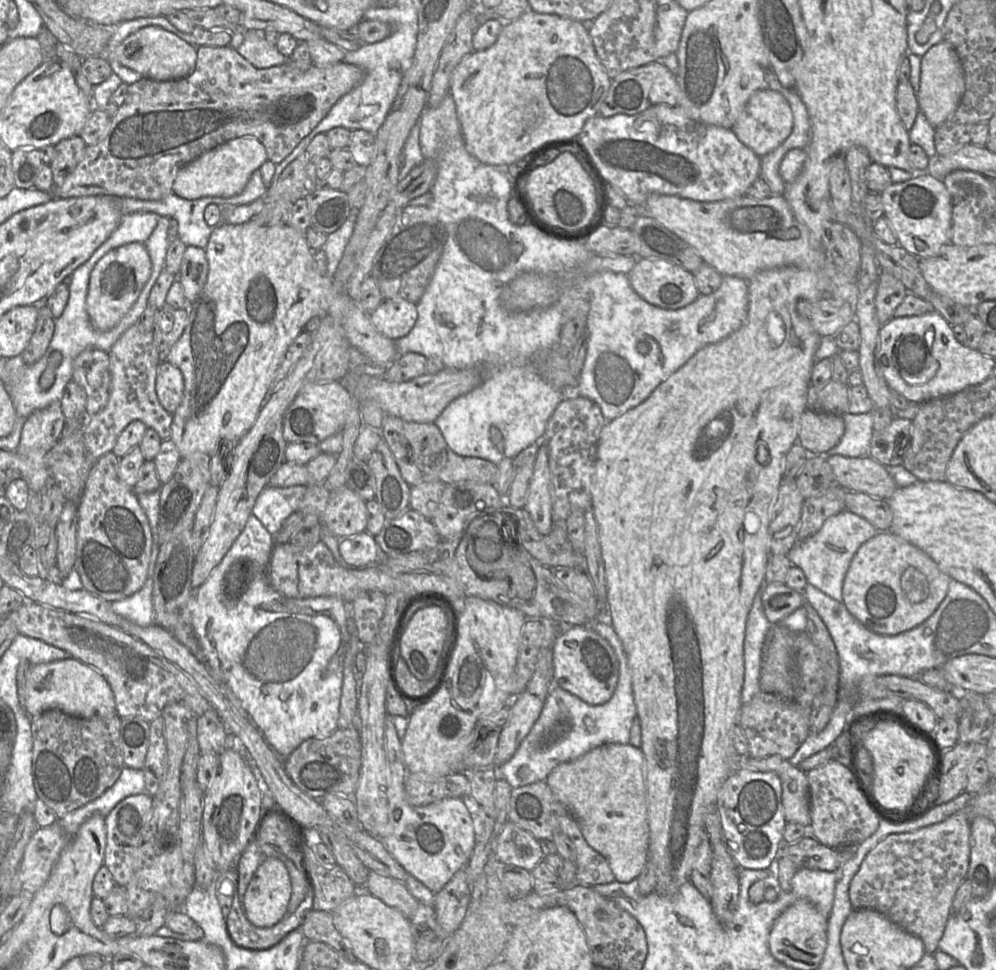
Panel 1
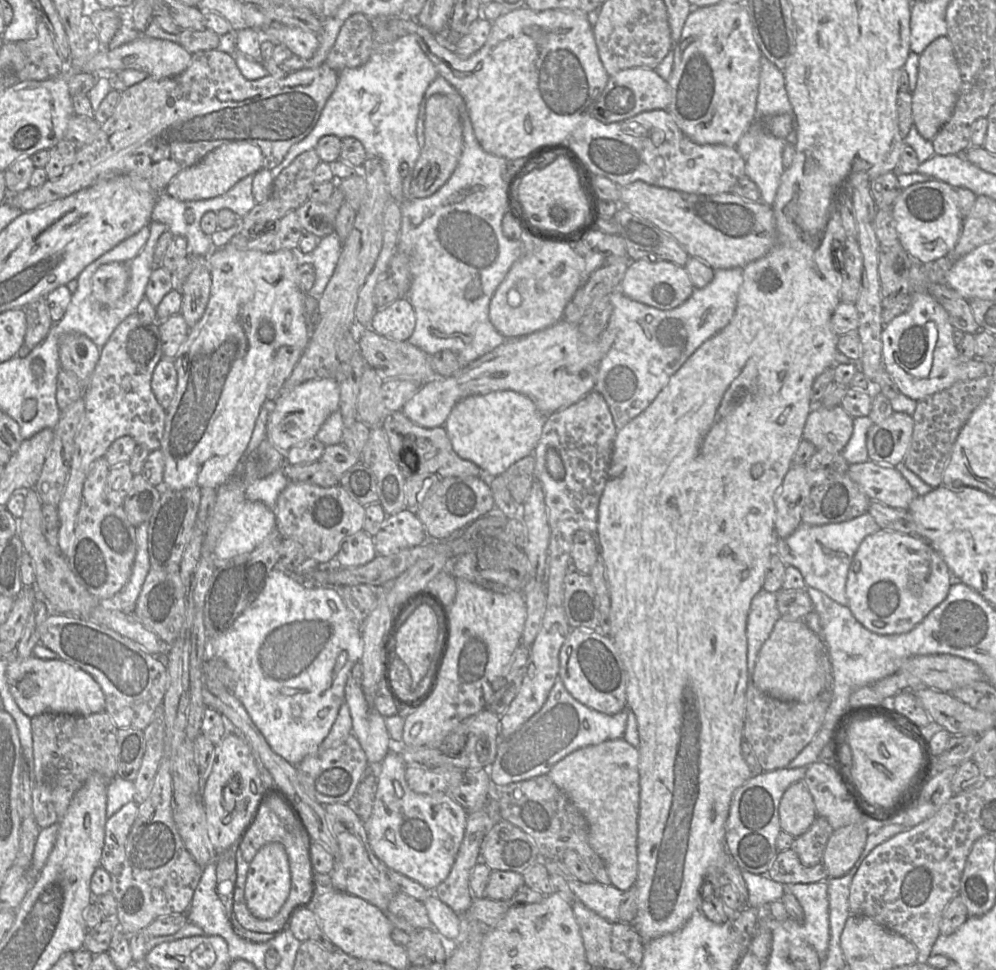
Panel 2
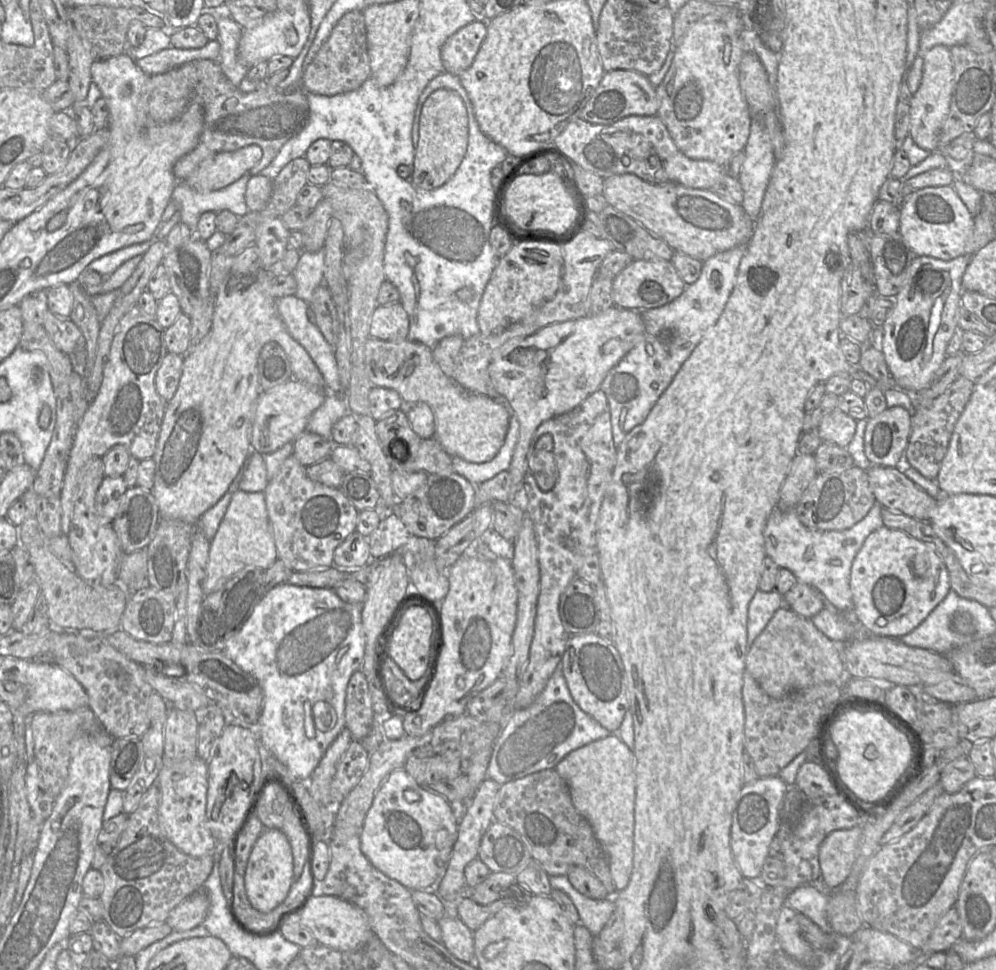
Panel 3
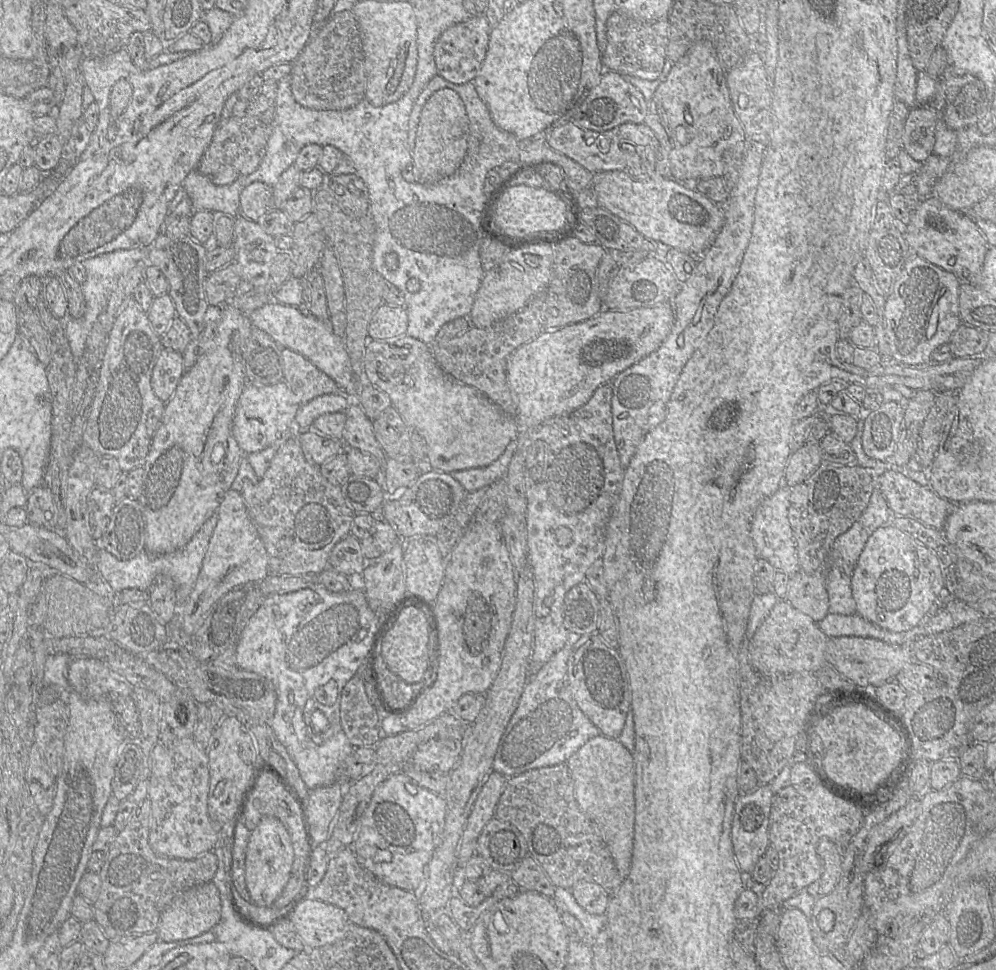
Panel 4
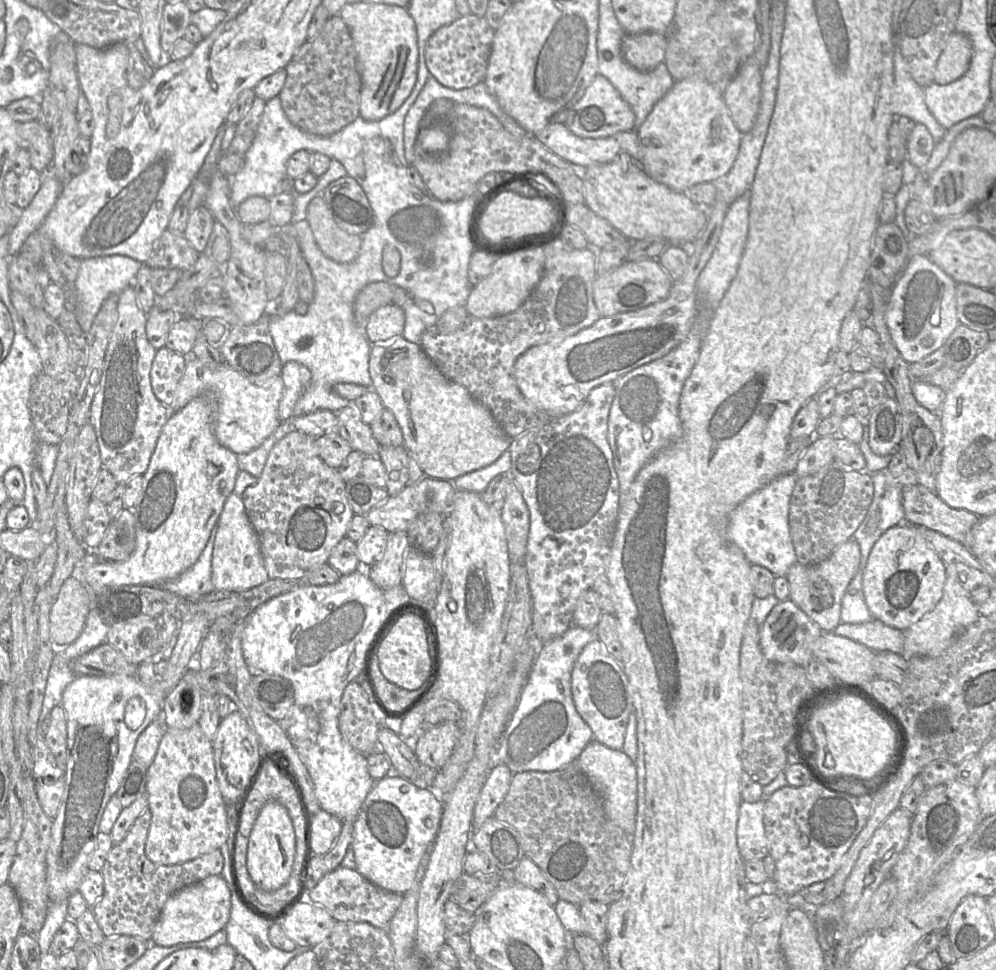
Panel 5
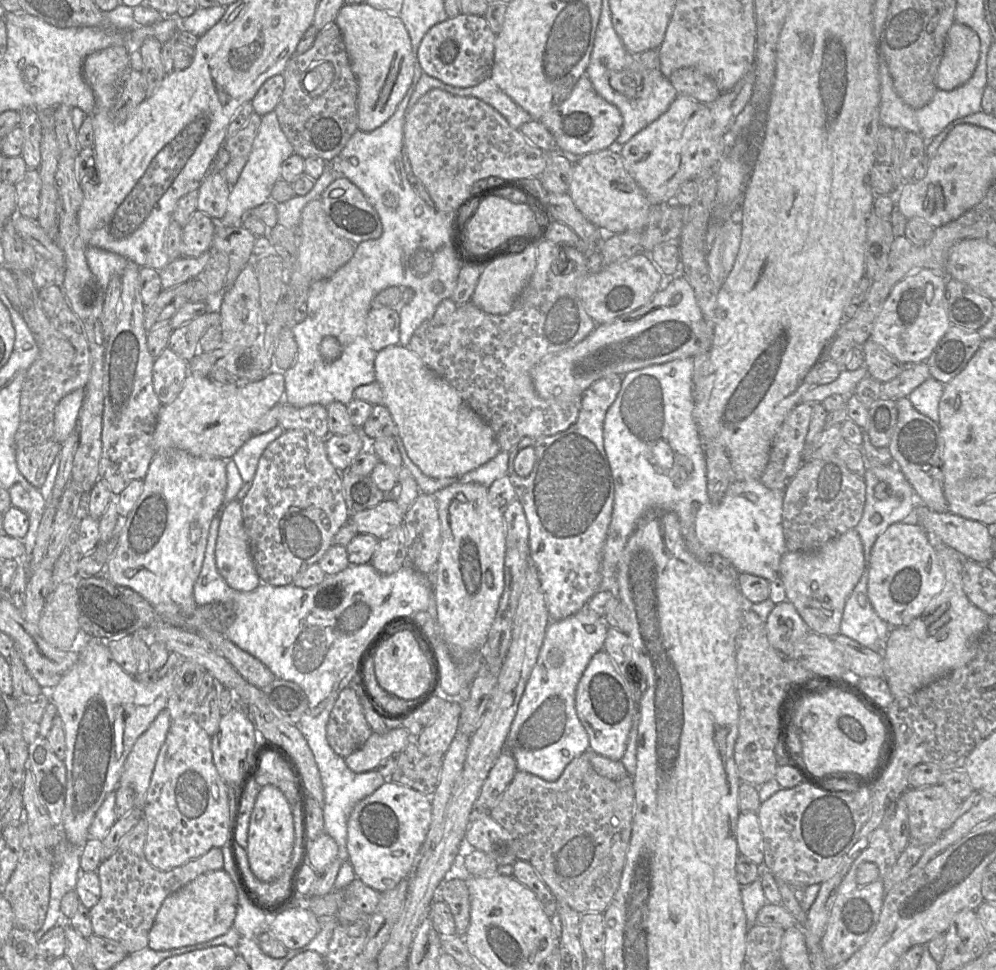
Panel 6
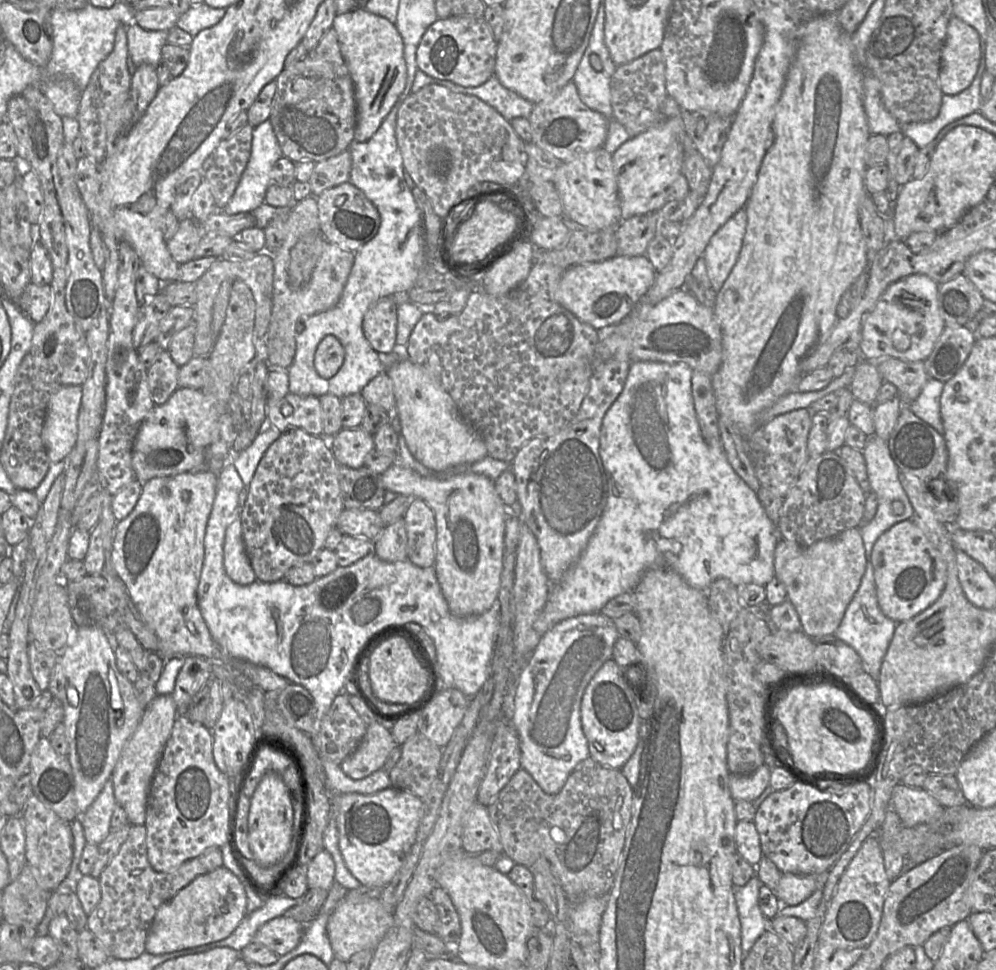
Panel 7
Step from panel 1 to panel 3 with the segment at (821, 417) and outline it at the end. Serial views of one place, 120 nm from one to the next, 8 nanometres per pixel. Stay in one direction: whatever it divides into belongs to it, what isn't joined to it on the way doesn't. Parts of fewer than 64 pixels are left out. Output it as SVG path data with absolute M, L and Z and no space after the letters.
M838 408L824 416L816 431L822 441L846 448L853 439L857 422Z

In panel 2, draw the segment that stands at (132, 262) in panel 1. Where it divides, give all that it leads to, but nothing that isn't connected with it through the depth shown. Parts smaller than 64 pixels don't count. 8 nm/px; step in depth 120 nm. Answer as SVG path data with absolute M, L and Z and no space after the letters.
M127 263L101 265L92 276L92 293L102 305L115 305L125 294L130 273Z

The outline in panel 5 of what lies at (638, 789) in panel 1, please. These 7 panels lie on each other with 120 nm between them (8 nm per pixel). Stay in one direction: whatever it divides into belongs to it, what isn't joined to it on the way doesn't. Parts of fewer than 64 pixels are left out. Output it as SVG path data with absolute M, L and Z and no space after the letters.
M593 739L576 760L593 787L603 798L604 810L609 820L633 836L637 815L636 764L623 751L615 750Z

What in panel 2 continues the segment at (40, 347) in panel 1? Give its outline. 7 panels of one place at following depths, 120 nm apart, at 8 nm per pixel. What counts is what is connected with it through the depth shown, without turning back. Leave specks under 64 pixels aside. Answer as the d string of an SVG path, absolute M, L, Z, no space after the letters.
M39 297L22 308L27 320L24 344L34 349L45 339L54 323L50 316L46 297Z

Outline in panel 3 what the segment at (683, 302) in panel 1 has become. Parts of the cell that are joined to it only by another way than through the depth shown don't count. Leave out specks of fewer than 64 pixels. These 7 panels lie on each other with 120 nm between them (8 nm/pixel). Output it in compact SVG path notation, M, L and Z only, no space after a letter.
M633 260L613 280L612 297L615 306L630 310L661 307L684 291L686 284L670 260Z

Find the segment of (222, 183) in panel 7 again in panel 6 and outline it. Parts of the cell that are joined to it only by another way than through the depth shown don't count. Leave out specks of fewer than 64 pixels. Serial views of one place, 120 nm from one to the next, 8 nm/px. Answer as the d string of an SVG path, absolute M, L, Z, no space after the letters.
M253 112L245 125L234 135L227 137L223 147L229 152L230 160L220 172L232 187L247 163L253 140L261 123L261 116Z

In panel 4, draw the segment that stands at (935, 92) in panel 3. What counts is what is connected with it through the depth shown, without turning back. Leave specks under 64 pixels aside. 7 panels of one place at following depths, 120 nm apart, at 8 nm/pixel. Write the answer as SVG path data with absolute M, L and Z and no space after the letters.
M918 104L905 120L904 150L916 161L926 161L934 152L935 130L942 118L939 104Z

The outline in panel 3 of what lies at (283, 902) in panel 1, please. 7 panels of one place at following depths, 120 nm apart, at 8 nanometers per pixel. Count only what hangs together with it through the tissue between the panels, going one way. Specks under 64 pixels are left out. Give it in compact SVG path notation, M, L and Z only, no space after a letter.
M266 828L251 851L246 873L245 890L251 905L258 911L268 913L287 897L293 884L293 854L286 835L275 828Z

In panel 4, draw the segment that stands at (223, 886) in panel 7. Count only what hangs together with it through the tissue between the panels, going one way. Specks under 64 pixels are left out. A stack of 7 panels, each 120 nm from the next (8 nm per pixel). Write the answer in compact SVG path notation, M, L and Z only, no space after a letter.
M210 881L183 891L163 911L156 933L159 941L173 942L184 940L211 931L221 917L221 899L219 890Z

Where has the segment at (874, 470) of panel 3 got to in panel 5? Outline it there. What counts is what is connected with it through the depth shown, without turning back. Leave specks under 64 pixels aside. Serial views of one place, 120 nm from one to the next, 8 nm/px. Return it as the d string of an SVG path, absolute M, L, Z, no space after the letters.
M920 484L903 485L902 506L907 523L935 530L961 543L966 543L967 535L980 519L967 510L951 508L935 491Z

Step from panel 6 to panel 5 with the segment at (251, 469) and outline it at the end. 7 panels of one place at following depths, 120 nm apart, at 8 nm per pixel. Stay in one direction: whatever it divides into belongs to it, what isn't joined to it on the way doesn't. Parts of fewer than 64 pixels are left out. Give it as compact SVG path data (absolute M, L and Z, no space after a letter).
M290 420L280 422L276 430L259 447L248 453L238 455L239 469L250 473L258 479L262 474L268 455L274 445L291 430Z

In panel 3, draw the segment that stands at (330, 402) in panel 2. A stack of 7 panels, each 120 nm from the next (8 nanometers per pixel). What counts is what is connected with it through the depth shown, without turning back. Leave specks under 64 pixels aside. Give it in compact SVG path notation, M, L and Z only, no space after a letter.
M292 378L259 395L251 432L251 451L259 452L262 456L275 452L288 442L294 442L306 431L309 418L325 400L326 390L313 389L308 385Z

